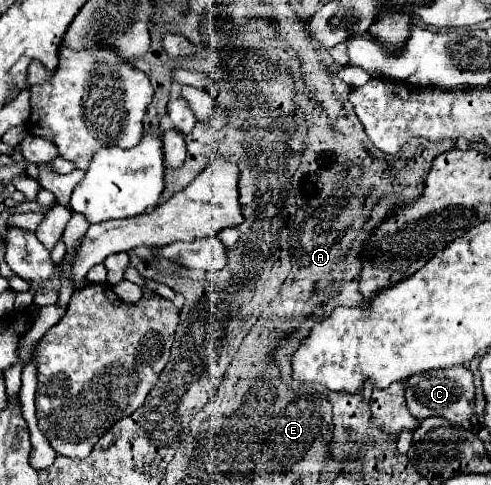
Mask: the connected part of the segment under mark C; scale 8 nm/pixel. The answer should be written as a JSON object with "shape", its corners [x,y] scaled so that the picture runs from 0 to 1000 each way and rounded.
{"shape":[[[929,751],[929,759],[896,759],[888,767],[855,767],[827,784],[827,829],[835,849],[855,866],[872,858],[896,858],[916,870],[929,870],[937,878],[949,878],[957,870],[957,858],[965,849],[965,775],[949,755]]]}

